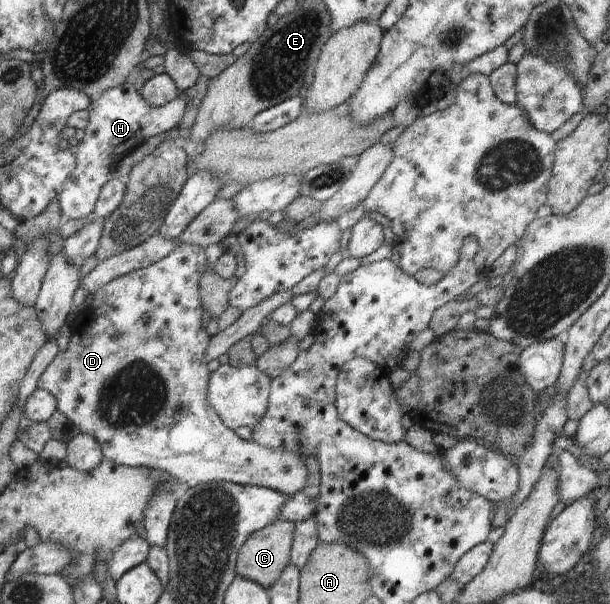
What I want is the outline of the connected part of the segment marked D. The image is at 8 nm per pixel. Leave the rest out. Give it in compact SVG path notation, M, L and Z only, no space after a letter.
M183 244L175 248L166 258L154 263L153 265L133 270L121 277L112 279L109 283L102 285L95 293L93 301L89 307L85 307L83 312L83 325L77 331L81 335L81 341L69 341L65 351L59 350L57 355L46 367L37 382L40 390L51 393L57 400L56 410L62 413L73 422L73 425L79 429L81 434L87 434L94 437L101 446L102 454L108 460L116 464L123 464L131 467L145 466L148 468L157 468L167 475L179 480L182 483L183 490L209 483L212 481L237 482L250 486L265 486L280 491L287 496L301 492L305 487L305 481L309 477L309 471L305 466L306 456L298 454L293 450L284 450L262 446L261 444L245 441L239 438L232 429L229 429L214 411L207 399L209 370L205 357L206 347L210 337L201 327L201 313L203 308L199 293L199 278L207 269L207 256L205 248Z

